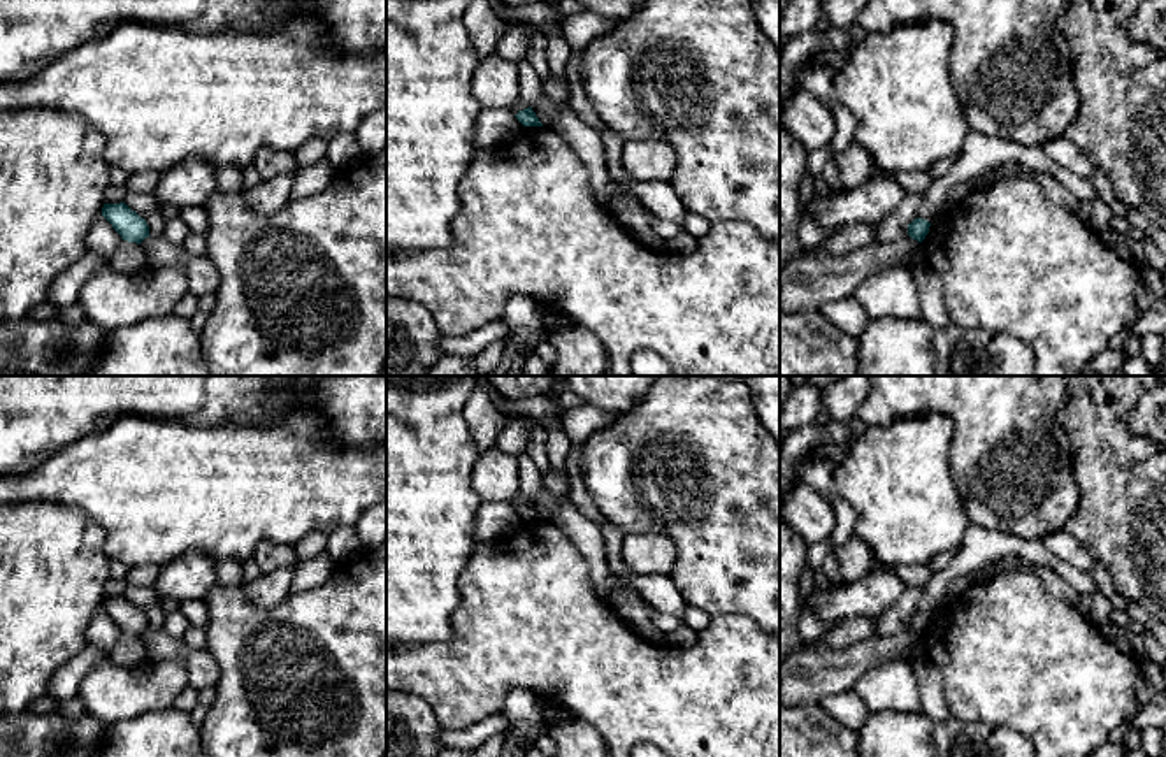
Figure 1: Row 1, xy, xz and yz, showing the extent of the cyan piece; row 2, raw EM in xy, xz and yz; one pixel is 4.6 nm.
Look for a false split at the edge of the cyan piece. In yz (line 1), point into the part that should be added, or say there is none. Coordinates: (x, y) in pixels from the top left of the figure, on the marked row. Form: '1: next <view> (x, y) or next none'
1: next none

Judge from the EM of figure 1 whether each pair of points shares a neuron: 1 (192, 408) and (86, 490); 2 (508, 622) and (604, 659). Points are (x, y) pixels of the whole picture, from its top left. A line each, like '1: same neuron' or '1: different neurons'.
1: different neurons
2: same neuron

